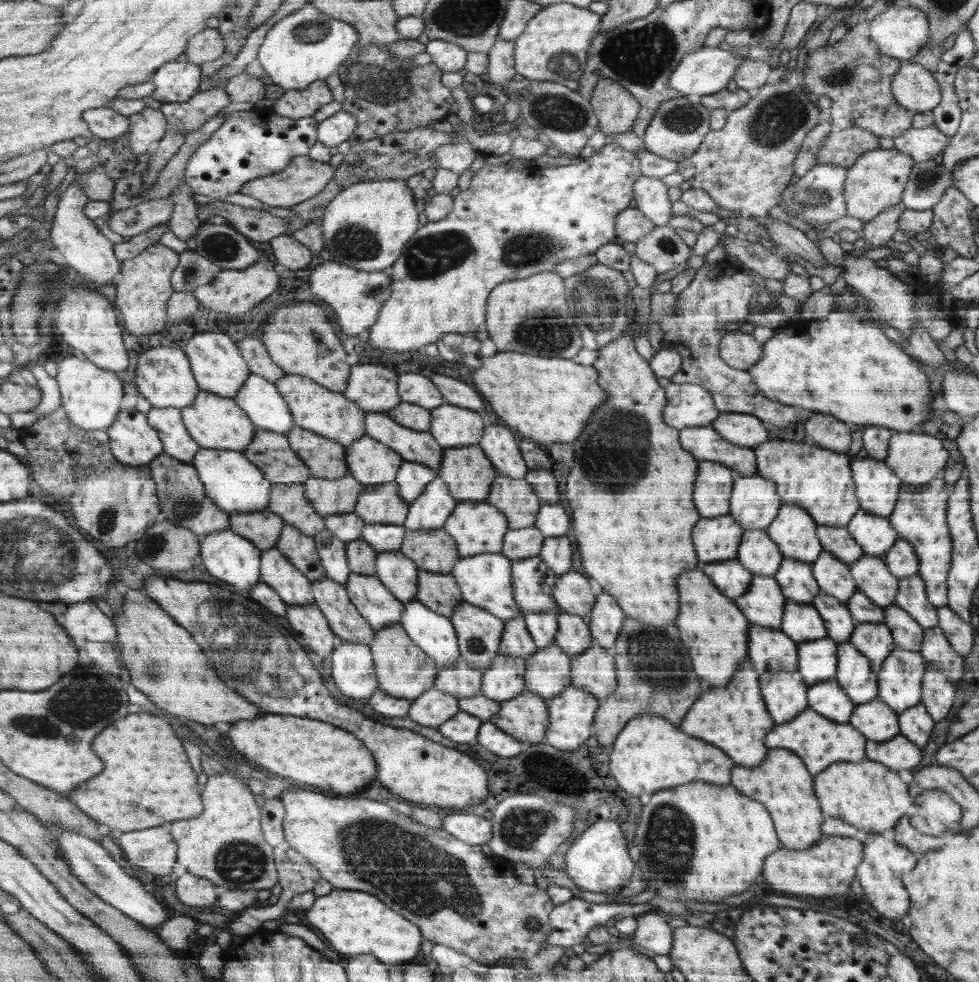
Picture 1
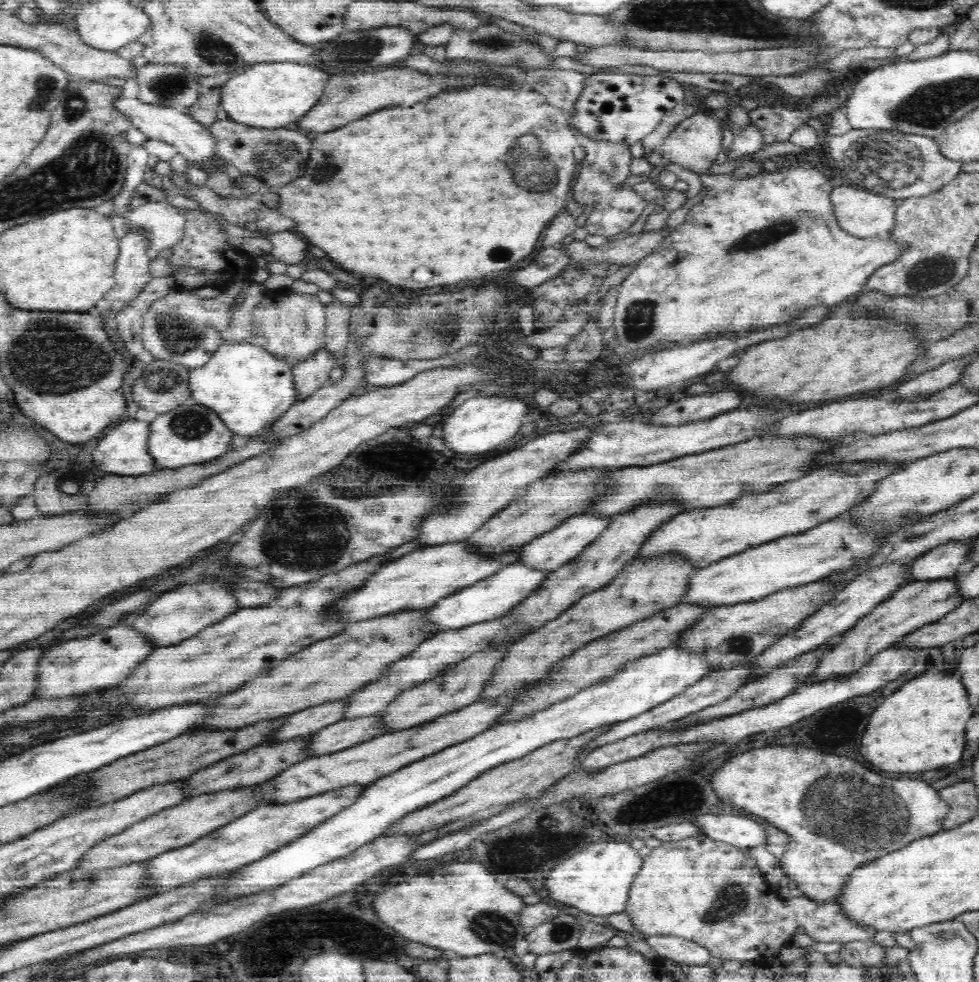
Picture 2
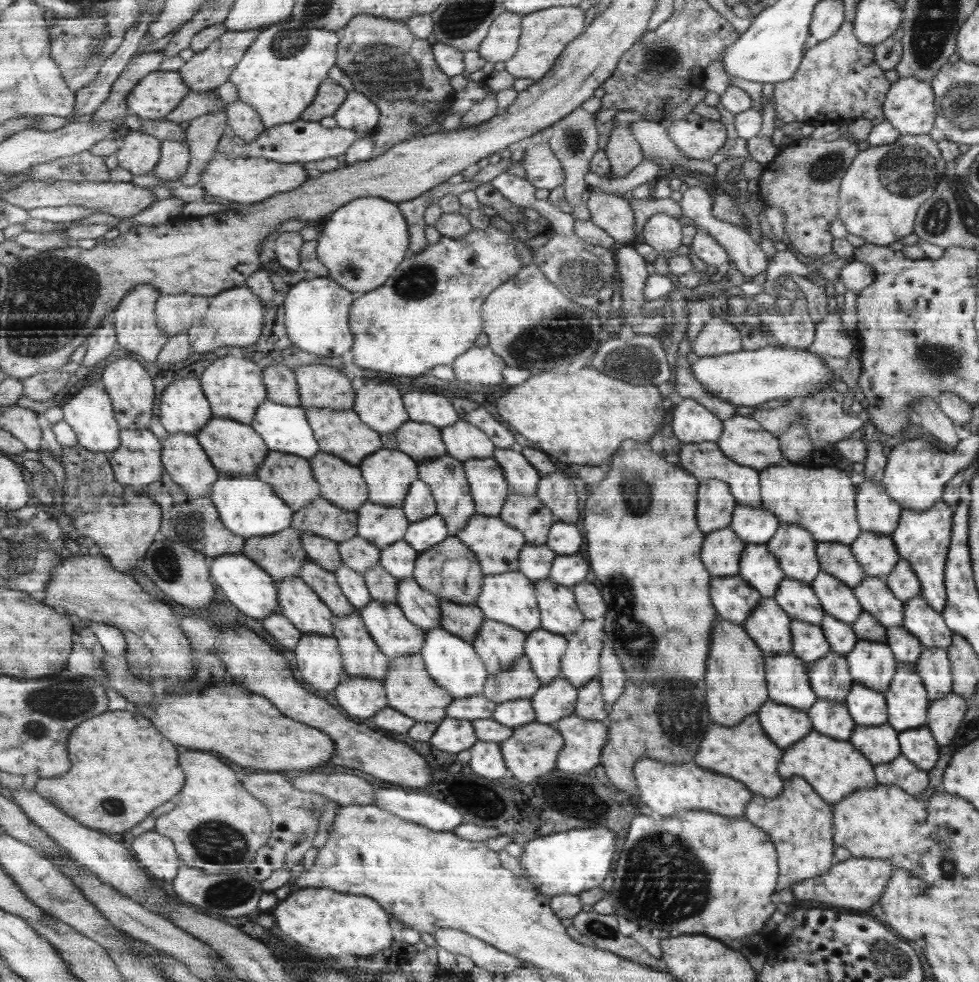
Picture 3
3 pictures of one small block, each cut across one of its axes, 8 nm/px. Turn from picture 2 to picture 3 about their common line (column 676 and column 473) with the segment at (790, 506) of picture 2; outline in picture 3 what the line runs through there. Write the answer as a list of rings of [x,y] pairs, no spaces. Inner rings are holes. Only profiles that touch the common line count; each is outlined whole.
[[[477,512],[467,522],[467,526],[455,535],[472,551],[475,551],[484,575],[511,573],[519,570],[519,554],[523,550],[523,546],[527,544],[526,536],[523,531],[504,522],[499,516],[489,517]]]

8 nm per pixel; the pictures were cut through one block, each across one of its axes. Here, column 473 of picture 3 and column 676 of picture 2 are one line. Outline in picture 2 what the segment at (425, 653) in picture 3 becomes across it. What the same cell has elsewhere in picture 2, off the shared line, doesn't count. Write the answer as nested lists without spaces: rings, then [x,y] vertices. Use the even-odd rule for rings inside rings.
[[[678,643],[671,647],[662,647],[654,654],[626,661],[613,675],[607,675],[598,683],[591,683],[534,714],[505,723],[499,722],[458,745],[383,775],[370,785],[370,790],[365,789],[354,804],[341,810],[333,818],[302,834],[293,843],[282,846],[276,853],[266,854],[264,858],[250,863],[230,884],[228,900],[280,888],[286,881],[298,878],[321,864],[342,858],[372,842],[414,810],[449,797],[456,790],[469,785],[474,778],[481,777],[487,770],[522,758],[549,742],[572,738],[606,723],[630,720],[677,697],[711,671],[712,662],[704,657],[704,652],[694,651]]]

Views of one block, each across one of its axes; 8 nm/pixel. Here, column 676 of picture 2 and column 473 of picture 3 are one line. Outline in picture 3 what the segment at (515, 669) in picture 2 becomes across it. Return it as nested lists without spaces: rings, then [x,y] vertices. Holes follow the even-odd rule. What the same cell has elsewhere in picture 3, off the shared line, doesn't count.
[[[456,535],[449,536],[446,540],[439,542],[438,545],[419,553],[418,560],[415,562],[414,579],[421,587],[427,588],[432,594],[437,595],[440,600],[446,599],[453,603],[463,605],[474,605],[476,597],[480,594],[483,579],[482,566],[479,563],[479,558],[475,551],[459,539]],[[458,558],[466,558],[468,560],[468,570],[466,570],[466,580],[464,584],[468,584],[468,588],[460,590],[460,586],[454,582],[454,579],[442,578],[442,570],[444,564],[450,560],[458,560]]]

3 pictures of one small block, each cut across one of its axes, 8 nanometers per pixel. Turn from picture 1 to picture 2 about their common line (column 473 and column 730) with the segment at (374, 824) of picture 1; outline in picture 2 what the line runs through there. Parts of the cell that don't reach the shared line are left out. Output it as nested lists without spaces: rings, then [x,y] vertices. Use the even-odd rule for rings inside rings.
[[[705,835],[693,836],[690,838],[683,838],[679,841],[664,842],[657,848],[652,848],[649,855],[644,858],[639,873],[634,877],[634,882],[630,886],[630,894],[628,894],[628,903],[626,904],[625,912],[632,918],[632,924],[638,929],[639,935],[674,935],[691,941],[697,942],[700,946],[707,948],[711,956],[721,958],[722,960],[738,960],[744,962],[751,960],[758,965],[763,966],[764,960],[772,960],[776,958],[782,950],[790,942],[791,938],[796,934],[796,928],[804,927],[804,933],[810,935],[816,942],[852,942],[855,940],[868,940],[874,938],[874,929],[863,928],[863,926],[856,925],[854,921],[847,920],[847,916],[842,909],[839,908],[837,902],[830,901],[814,901],[804,895],[799,898],[770,900],[774,894],[770,892],[772,887],[767,885],[765,879],[760,876],[760,869],[758,868],[758,861],[744,851],[741,847],[735,847],[725,842],[718,842],[706,837]]]

